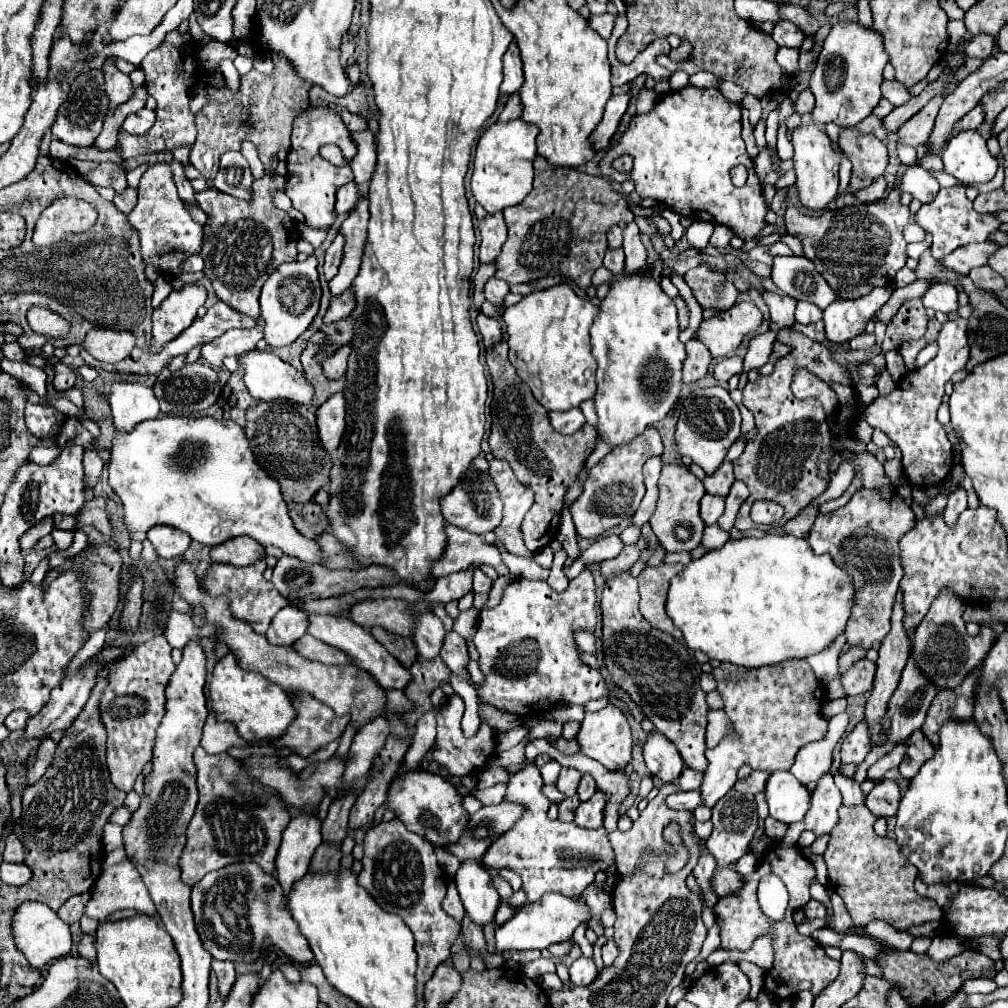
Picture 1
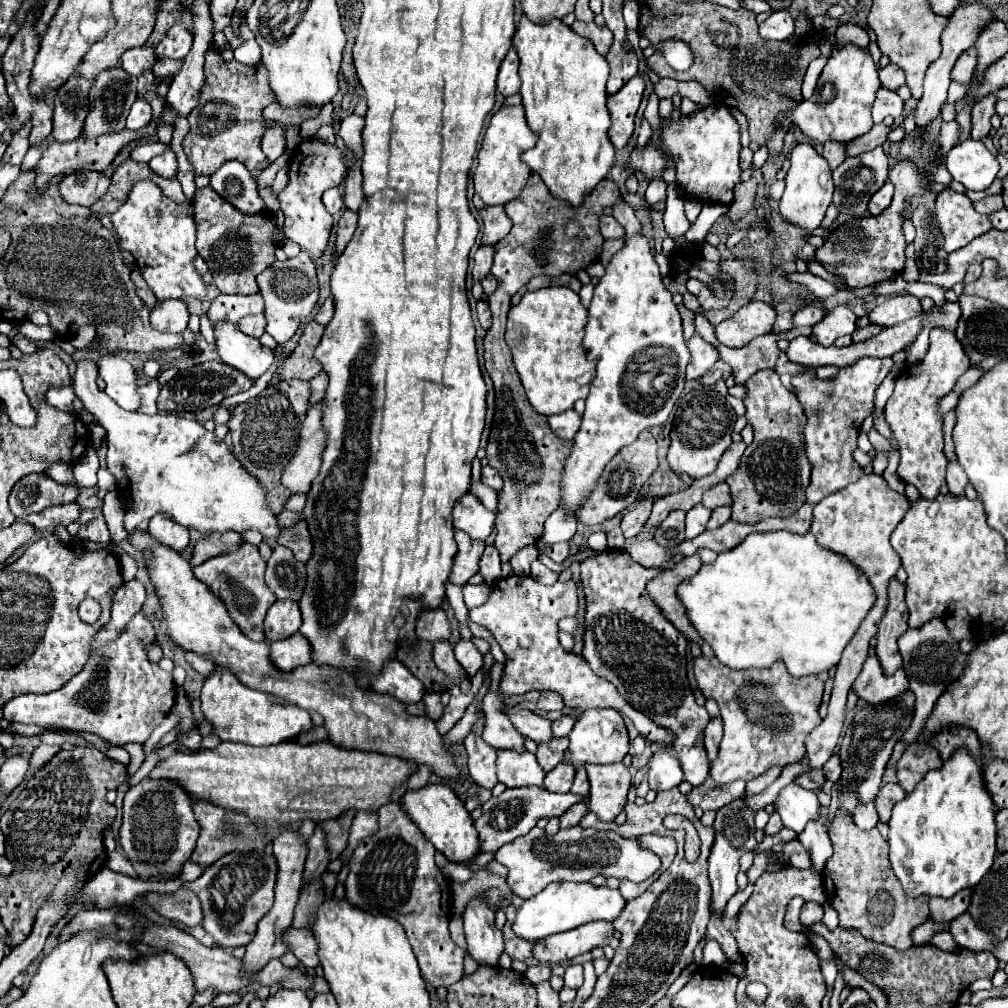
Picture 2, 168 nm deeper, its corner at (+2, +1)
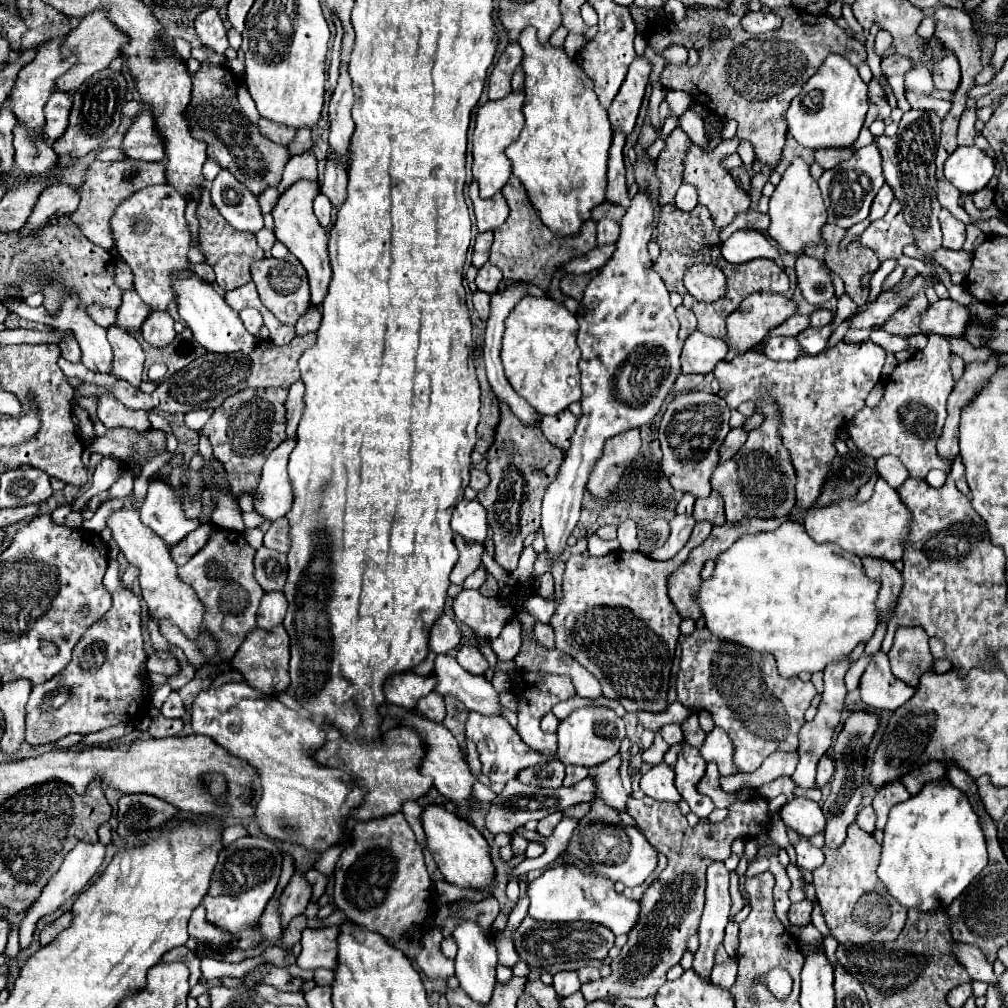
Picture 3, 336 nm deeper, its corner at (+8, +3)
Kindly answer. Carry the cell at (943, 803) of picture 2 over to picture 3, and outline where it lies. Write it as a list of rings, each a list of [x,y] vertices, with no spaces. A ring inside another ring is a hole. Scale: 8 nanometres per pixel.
[[[932,782],[920,794],[894,806],[884,830],[878,878],[904,908],[936,912],[948,908],[988,862],[978,816],[966,794],[950,782]]]

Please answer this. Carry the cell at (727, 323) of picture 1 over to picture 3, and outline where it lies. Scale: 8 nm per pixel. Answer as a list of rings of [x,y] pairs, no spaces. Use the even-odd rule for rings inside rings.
[[[758,292],[758,294],[752,294],[750,298],[746,298],[746,302],[742,302],[742,306],[734,314],[730,314],[730,318],[726,318],[726,328],[728,328],[726,342],[730,346],[726,360],[734,358],[738,354],[744,354],[746,350],[758,346],[772,328],[780,326],[782,322],[786,322],[794,314],[796,314],[796,304],[788,298],[784,298],[782,294]]]

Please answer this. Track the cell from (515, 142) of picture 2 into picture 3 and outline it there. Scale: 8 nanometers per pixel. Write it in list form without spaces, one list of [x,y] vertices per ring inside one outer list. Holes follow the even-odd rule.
[[[510,92],[502,100],[486,102],[476,112],[476,128],[474,128],[474,136],[472,136],[472,156],[474,156],[472,172],[480,184],[482,198],[492,198],[498,190],[504,188],[504,184],[512,176],[512,166],[510,166],[510,160],[506,158],[504,150],[508,144],[512,144],[518,138],[518,134],[524,126],[522,106],[524,106],[524,92]]]

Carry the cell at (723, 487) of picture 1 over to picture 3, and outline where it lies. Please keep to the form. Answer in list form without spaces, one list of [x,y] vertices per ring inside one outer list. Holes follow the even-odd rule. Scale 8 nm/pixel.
[[[712,492],[708,498],[698,498],[694,504],[692,512],[696,522],[710,522],[712,526],[720,526],[726,522],[724,518],[724,506],[722,506],[722,496]]]

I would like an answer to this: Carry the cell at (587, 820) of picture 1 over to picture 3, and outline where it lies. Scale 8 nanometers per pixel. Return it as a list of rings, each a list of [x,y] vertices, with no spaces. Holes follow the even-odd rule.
[[[558,812],[558,814],[550,814],[550,816],[542,818],[542,820],[538,822],[538,826],[536,826],[536,832],[538,832],[540,836],[552,834],[552,830],[556,828],[556,824],[558,824],[560,820],[562,820],[562,812]]]

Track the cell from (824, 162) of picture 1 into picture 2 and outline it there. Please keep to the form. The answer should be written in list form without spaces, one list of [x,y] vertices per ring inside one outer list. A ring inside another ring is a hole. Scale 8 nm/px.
[[[810,142],[796,144],[790,154],[786,190],[780,200],[780,214],[784,216],[784,220],[804,230],[818,228],[826,214],[826,208],[832,202],[832,194],[834,194],[834,182],[832,182],[832,170],[828,166],[828,160]]]

